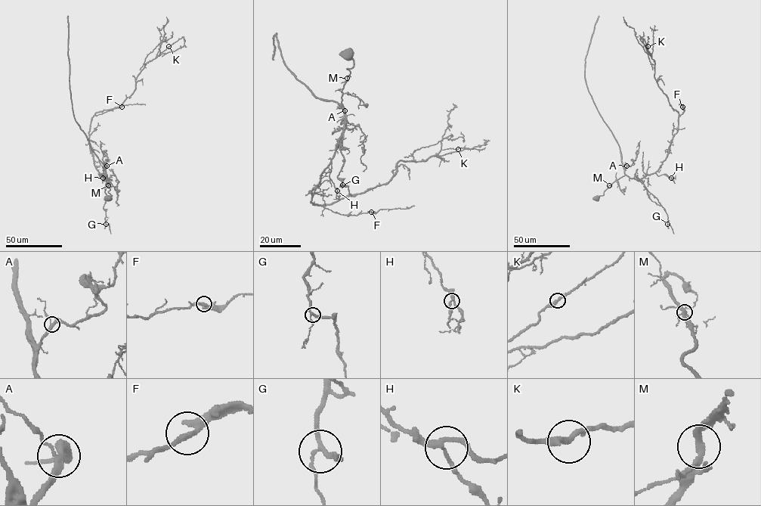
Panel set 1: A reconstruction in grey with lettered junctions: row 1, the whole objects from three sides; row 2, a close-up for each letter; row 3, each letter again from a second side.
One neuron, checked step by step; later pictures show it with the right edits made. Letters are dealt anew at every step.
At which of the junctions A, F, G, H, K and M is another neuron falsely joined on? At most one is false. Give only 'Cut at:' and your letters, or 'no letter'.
Cut at: no letter

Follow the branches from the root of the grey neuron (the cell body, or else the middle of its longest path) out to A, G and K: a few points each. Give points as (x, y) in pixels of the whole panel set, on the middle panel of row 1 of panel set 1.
A: (347, 53), (353, 60), (353, 66), (347, 69), (350, 72), (341, 91), (341, 103), (344, 110)
G: (347, 53), (353, 66), (347, 69), (350, 72), (341, 91), (343, 165), (337, 177), (342, 184)
K: (347, 53), (353, 66), (341, 91), (343, 132), (311, 190), (313, 204), (385, 184), (400, 160), (458, 149)

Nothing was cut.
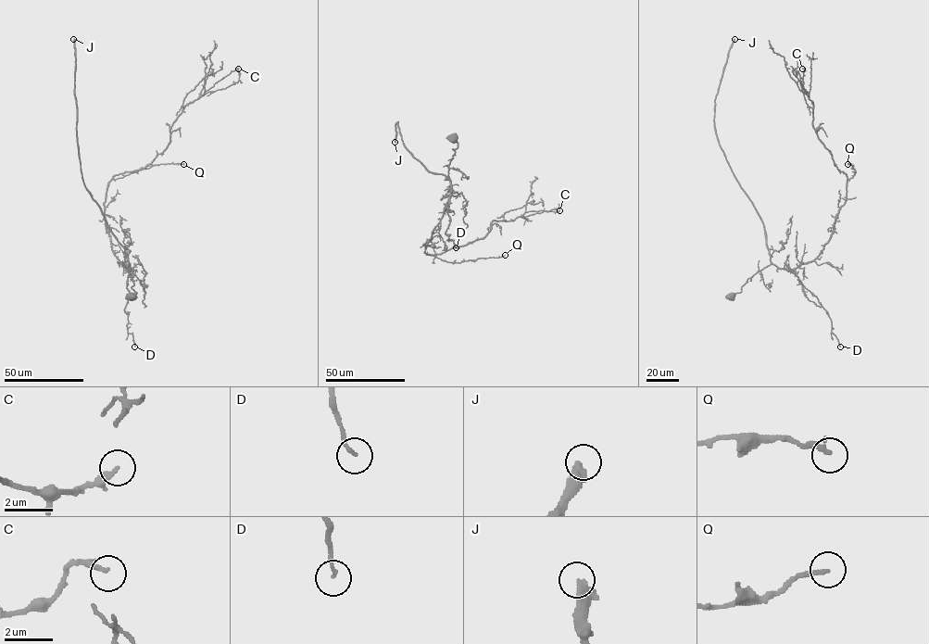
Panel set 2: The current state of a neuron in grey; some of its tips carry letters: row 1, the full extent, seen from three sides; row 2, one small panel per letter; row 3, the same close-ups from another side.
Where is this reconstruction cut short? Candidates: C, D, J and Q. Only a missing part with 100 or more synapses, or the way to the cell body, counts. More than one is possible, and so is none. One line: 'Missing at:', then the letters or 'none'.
Missing at: J

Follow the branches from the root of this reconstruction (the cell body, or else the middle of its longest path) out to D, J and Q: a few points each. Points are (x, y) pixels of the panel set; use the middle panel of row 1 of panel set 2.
D: (452, 137), (458, 147), (452, 149), (455, 152), (448, 166), (449, 223), (445, 233), (456, 247)
J: (452, 137), (458, 147), (452, 149), (449, 179), (429, 171), (405, 147), (397, 122), (395, 142)
Q: (452, 137), (458, 147), (448, 166), (449, 198), (425, 252), (458, 262), (505, 255)

